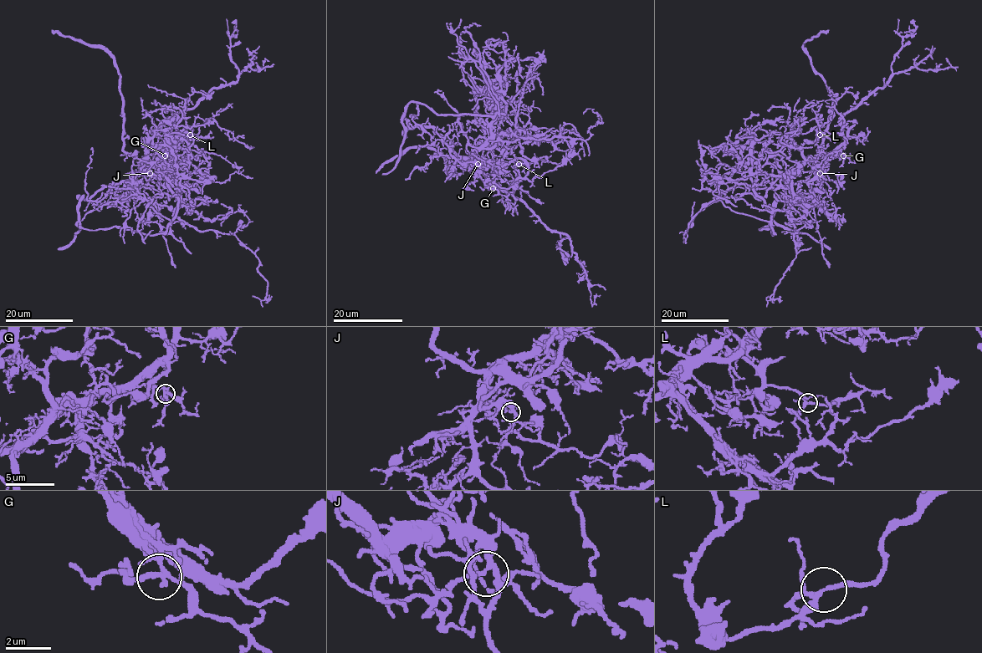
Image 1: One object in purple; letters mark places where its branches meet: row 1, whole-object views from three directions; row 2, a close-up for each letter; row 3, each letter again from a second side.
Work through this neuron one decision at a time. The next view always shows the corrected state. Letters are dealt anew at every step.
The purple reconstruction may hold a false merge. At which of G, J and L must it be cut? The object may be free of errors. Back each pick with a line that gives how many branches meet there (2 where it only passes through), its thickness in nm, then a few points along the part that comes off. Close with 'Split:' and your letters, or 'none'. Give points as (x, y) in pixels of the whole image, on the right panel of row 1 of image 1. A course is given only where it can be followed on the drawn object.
Split: none

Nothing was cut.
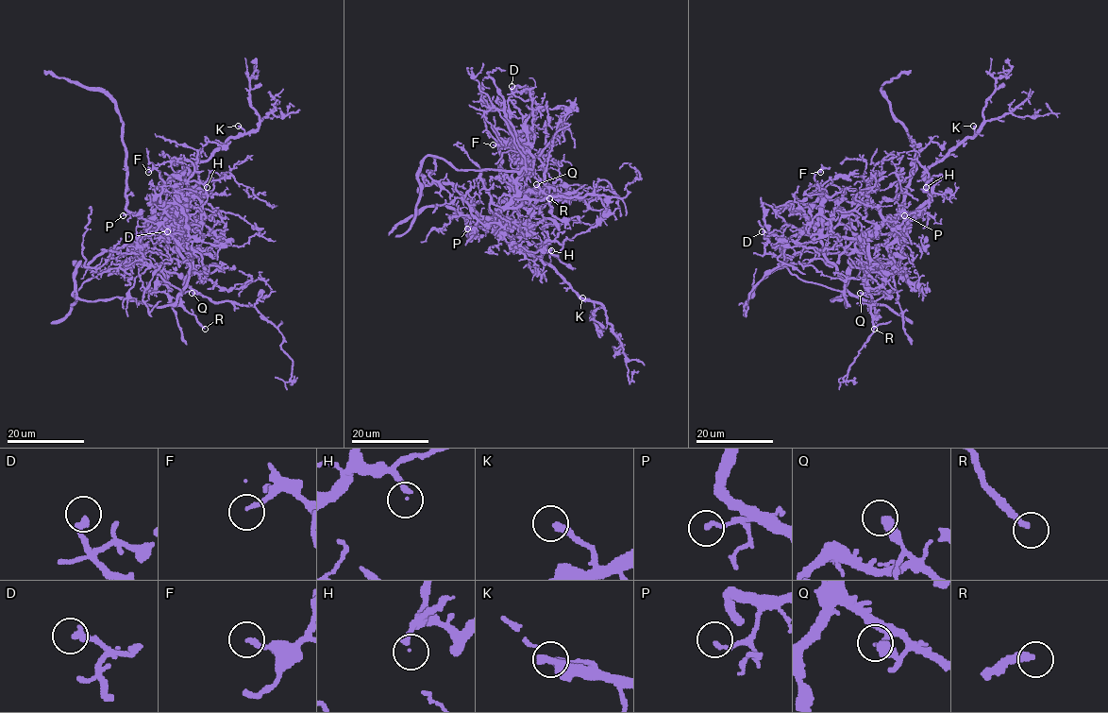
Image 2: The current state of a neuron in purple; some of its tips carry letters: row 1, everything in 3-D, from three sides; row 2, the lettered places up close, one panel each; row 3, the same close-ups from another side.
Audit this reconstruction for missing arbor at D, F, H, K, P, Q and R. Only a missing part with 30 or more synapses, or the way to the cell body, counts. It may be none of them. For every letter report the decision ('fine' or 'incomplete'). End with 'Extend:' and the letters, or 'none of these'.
D: fine
F: fine
H: incomplete
K: fine
P: fine
Q: incomplete
R: incomplete
Extend: H, Q, R

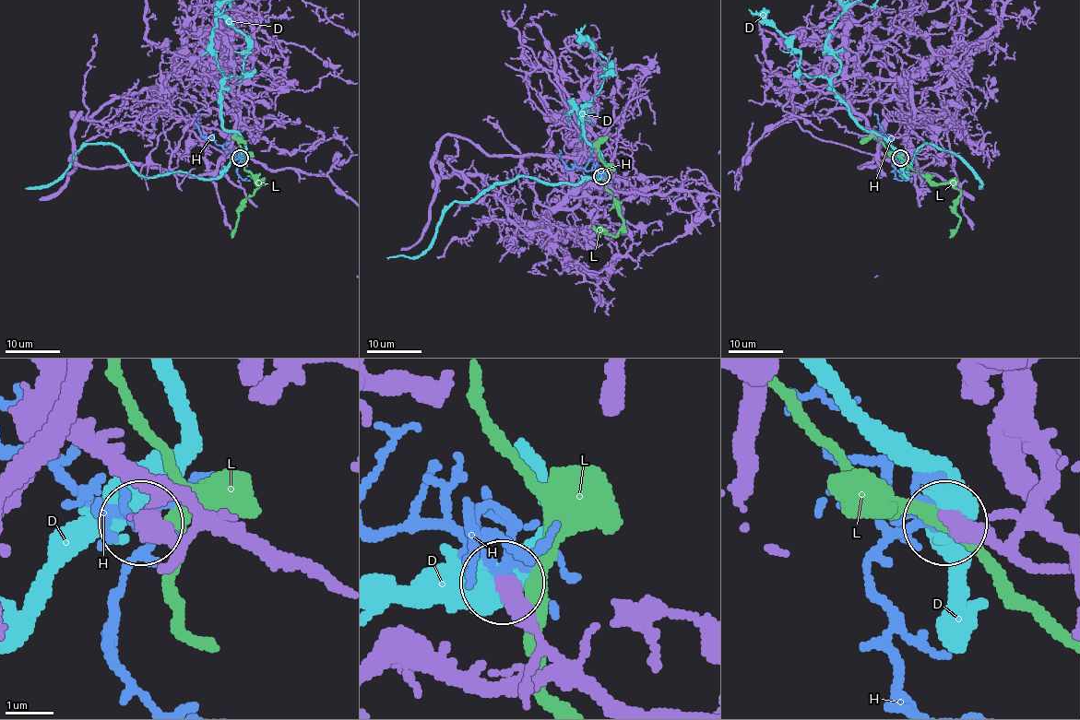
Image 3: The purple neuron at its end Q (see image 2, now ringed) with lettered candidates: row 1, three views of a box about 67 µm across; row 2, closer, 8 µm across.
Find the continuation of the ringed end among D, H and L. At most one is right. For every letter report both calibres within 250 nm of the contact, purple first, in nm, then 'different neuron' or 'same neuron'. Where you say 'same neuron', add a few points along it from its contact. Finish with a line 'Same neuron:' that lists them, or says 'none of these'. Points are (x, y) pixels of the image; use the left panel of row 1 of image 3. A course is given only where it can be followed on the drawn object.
D: 420/550 nm | different neuron
H: 460/150 nm | same neuron | via (241, 158), (205, 137), (195, 122), (198, 112)
L: 340/240 nm | different neuron
Same neuron: H

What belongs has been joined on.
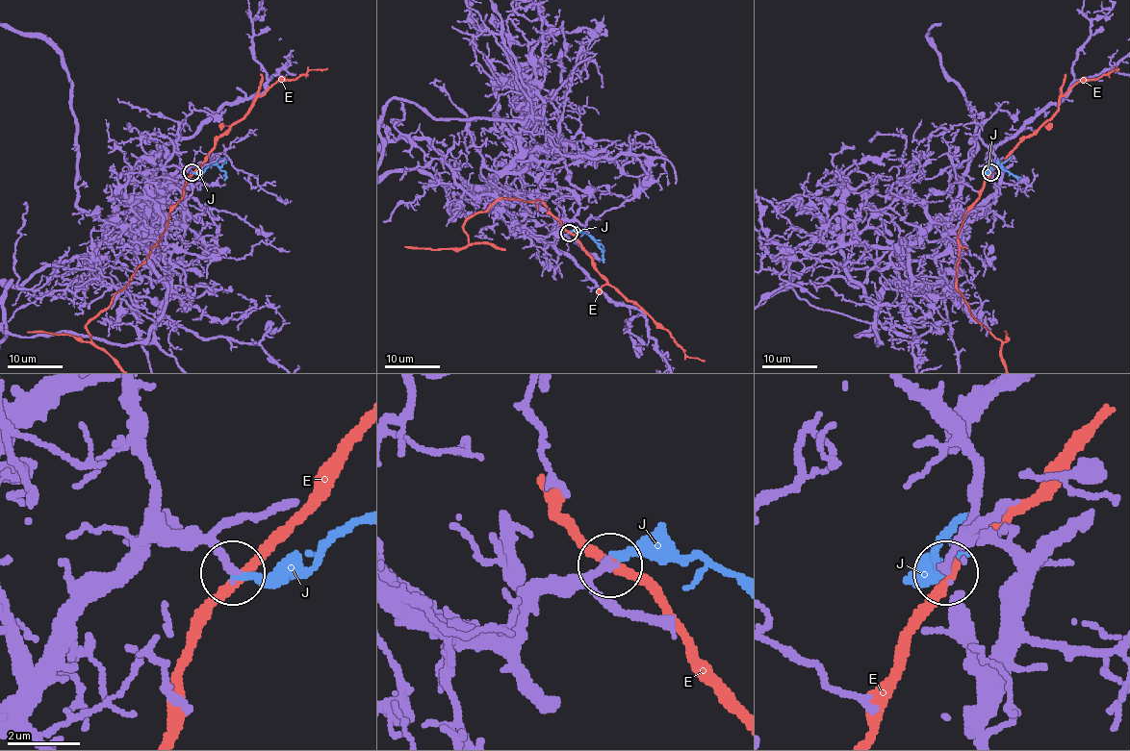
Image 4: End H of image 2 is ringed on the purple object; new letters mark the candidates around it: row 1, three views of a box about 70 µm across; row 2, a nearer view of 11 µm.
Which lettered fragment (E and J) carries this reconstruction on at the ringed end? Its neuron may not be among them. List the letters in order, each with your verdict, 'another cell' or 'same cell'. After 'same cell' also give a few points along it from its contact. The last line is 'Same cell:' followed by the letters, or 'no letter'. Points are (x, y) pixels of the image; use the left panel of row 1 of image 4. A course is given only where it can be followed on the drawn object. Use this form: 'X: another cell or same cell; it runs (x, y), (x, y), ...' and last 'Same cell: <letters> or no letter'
E: another cell
J: same cell; it runs (192, 173), (202, 173), (211, 164), (218, 164), (226, 177)
Same cell: J

